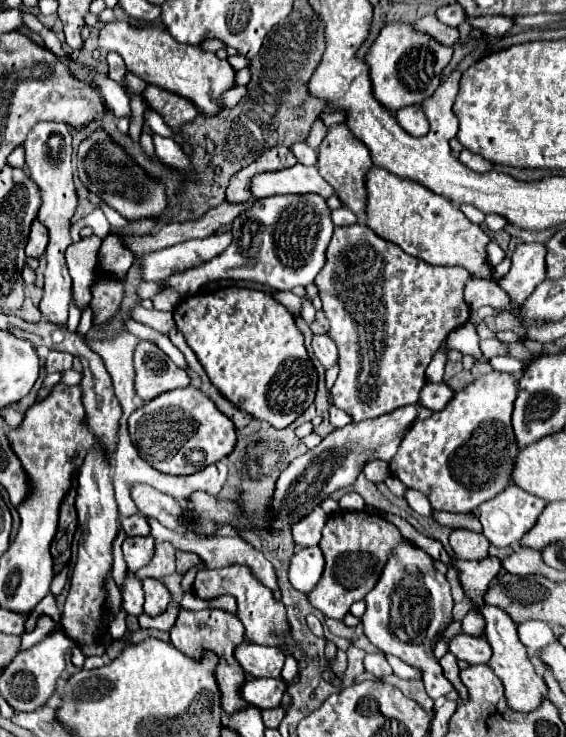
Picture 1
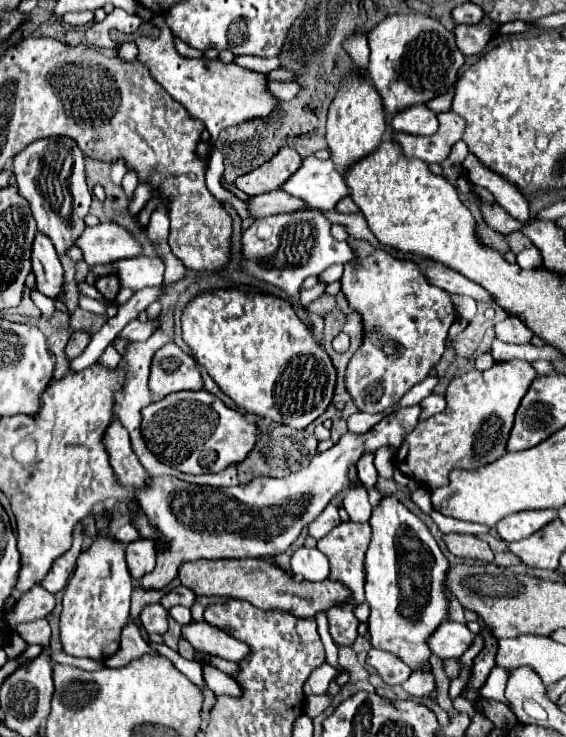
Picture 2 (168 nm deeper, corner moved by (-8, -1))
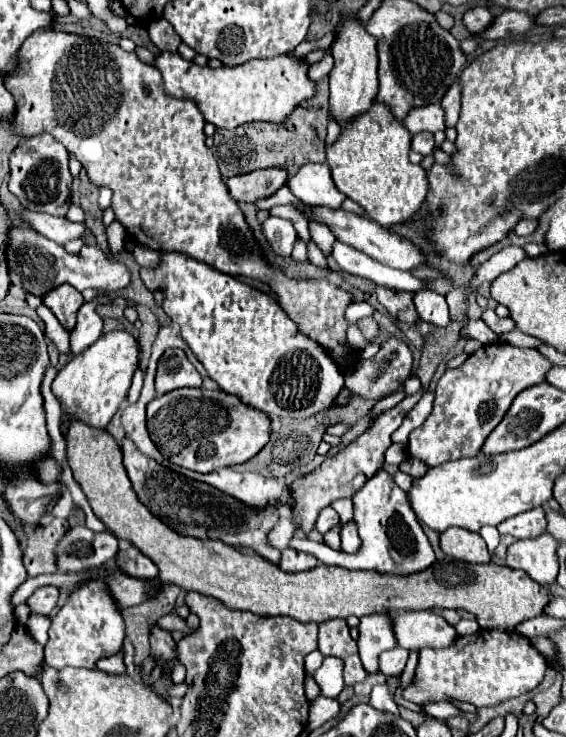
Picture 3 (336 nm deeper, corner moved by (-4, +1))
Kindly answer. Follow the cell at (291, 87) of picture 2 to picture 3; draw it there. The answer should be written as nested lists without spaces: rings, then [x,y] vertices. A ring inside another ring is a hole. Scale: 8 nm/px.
[[[326,53],[322,61],[318,61],[318,63],[314,63],[310,67],[310,79],[312,81],[320,81],[322,77],[326,77],[332,71],[332,65],[334,65],[334,59],[332,59],[330,53]]]

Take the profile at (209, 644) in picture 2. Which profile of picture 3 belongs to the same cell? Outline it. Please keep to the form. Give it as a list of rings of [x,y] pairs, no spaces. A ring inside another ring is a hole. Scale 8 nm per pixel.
[[[164,615],[156,621],[156,625],[160,629],[166,629],[166,631],[182,631],[182,633],[190,633],[190,629],[186,627],[184,619],[178,617],[178,615]]]

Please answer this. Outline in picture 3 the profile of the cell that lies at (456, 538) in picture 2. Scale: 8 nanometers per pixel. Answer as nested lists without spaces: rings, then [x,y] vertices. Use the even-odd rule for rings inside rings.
[[[450,527],[440,533],[440,547],[446,555],[466,561],[466,563],[488,563],[490,555],[486,551],[486,543],[478,533]]]

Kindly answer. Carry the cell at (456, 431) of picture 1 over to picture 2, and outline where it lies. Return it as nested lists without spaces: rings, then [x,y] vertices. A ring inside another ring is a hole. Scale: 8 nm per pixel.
[[[514,359],[506,363],[496,363],[488,371],[468,371],[460,377],[456,377],[448,391],[446,391],[446,401],[448,407],[440,415],[432,415],[416,425],[416,429],[404,439],[404,445],[396,451],[396,461],[394,465],[410,479],[426,485],[430,491],[448,485],[448,475],[454,469],[480,469],[502,455],[506,455],[506,445],[508,445],[508,431],[512,431],[514,425],[514,413],[526,395],[532,379],[536,377],[536,371],[528,361]]]

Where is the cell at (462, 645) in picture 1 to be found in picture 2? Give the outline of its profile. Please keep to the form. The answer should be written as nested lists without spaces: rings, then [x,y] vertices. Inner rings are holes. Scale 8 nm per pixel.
[[[444,621],[428,639],[428,645],[432,653],[436,653],[438,657],[450,659],[450,657],[460,657],[462,653],[466,653],[468,647],[474,645],[474,637],[476,635],[470,633],[466,625],[456,621]]]

